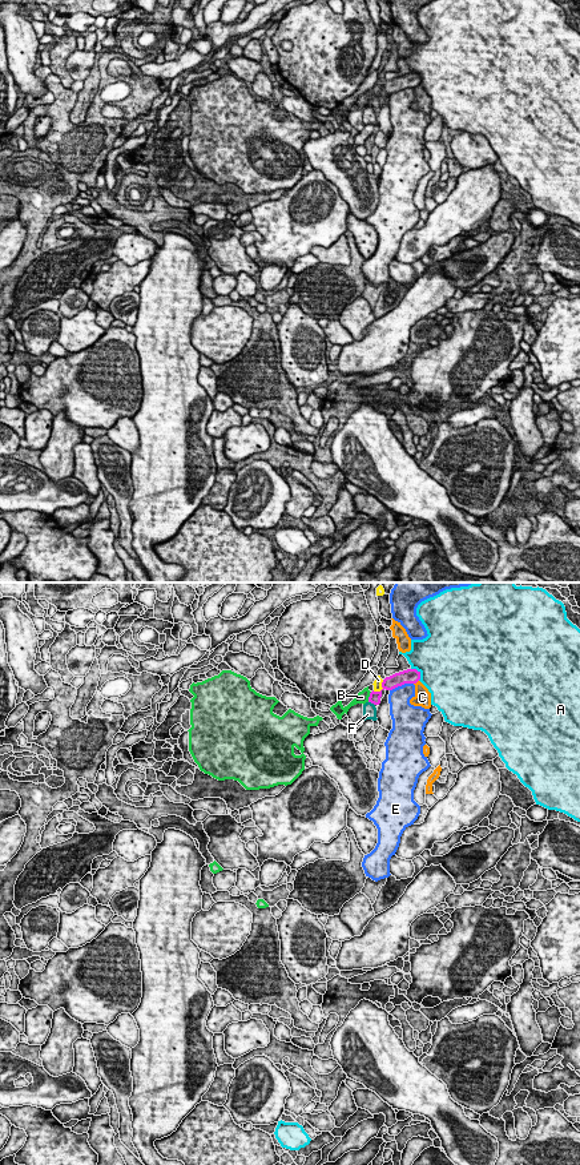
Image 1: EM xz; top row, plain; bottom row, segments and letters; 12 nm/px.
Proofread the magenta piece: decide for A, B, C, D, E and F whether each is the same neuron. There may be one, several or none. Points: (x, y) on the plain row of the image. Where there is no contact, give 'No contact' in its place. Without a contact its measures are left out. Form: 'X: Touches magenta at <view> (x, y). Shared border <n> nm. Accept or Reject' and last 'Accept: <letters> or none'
A: Touches magenta at xz (419, 77). Shared border 190 nm. Reject
B: Touches magenta at xz (369, 101). Shared border 140 nm. Reject
C: Touches magenta at xz (415, 87). Shared border 80 nm. Reject
D: Touches magenta at xz (382, 91). Shared border 200 nm. Reject
E: Touches magenta at xz (401, 89). Shared border 300 nm. Reject
F: Touches magenta at xz (371, 107). Shared border 100 nm. Reject
Accept: none

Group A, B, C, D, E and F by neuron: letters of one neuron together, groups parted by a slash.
A / B / C / D / E / F

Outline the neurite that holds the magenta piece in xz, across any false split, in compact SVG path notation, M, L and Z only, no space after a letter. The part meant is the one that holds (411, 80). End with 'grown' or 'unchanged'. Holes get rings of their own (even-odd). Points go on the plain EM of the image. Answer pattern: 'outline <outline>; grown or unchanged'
outline M407 73L386 81L382 86L382 94L392 94L404 88L416 88L420 84L420 76L416 73Z; unchanged

